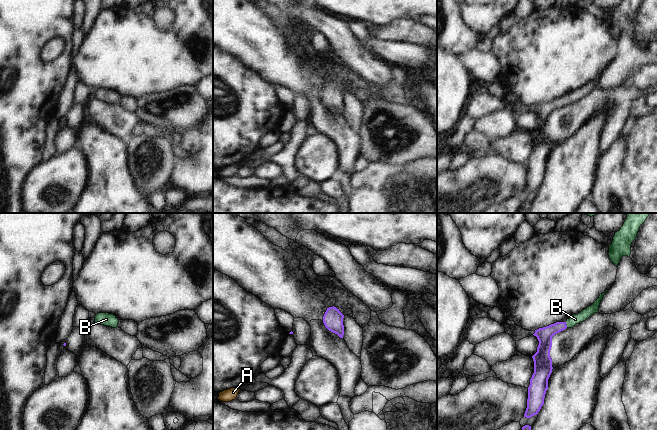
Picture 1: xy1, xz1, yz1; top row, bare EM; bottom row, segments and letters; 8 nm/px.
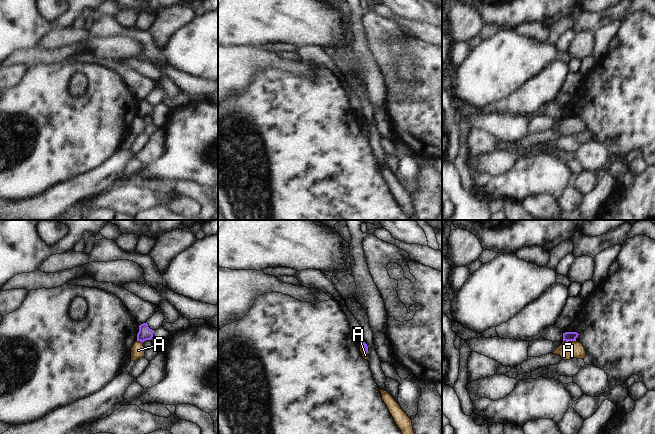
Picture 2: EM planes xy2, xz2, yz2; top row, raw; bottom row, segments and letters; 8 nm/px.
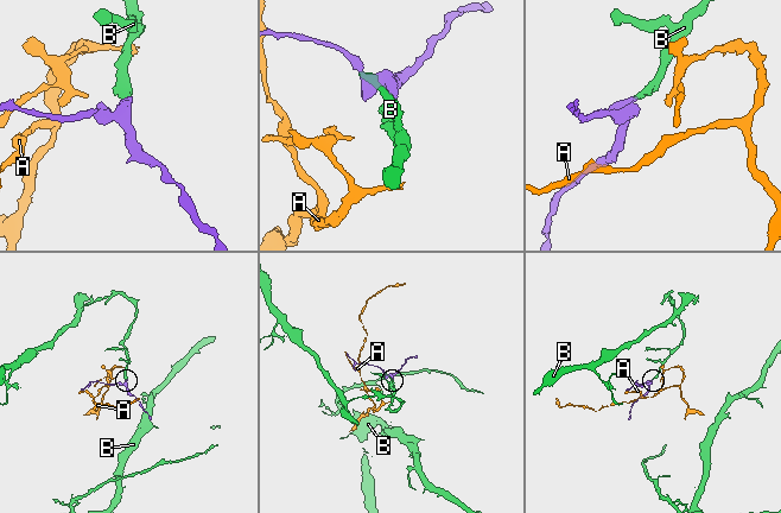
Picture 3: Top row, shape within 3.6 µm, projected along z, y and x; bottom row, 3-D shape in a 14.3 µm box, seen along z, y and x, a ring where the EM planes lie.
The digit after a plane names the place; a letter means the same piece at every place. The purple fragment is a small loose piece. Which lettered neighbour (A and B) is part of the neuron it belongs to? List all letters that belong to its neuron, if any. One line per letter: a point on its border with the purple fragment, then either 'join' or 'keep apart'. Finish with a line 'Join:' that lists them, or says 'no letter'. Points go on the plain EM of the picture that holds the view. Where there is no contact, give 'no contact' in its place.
A: yz2 (569, 116) | keep apart
B: yz1 (566, 101) | join
Join: B

